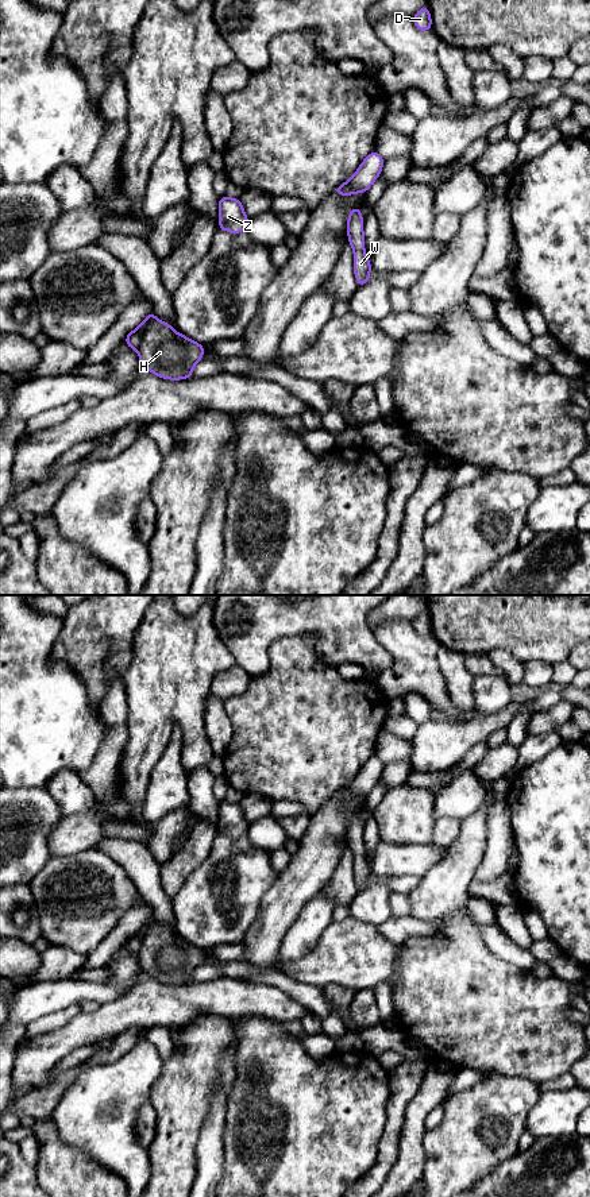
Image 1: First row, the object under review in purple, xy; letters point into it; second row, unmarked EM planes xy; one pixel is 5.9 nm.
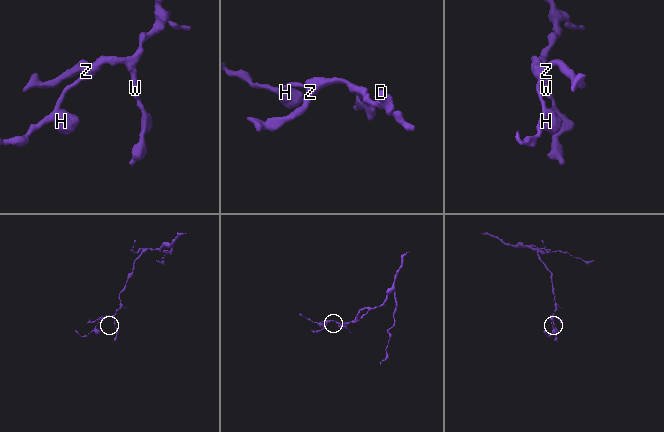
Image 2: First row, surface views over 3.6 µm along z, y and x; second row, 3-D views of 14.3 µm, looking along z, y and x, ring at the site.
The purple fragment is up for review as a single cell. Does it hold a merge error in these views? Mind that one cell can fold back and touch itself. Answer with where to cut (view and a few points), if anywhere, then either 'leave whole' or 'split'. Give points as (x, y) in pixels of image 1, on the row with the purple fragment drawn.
xy (155, 317), (149, 324), (137, 350) | split

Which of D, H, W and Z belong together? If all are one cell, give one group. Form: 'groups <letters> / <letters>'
groups D W Z / H

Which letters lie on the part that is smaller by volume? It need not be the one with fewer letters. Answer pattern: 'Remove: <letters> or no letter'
Remove: H

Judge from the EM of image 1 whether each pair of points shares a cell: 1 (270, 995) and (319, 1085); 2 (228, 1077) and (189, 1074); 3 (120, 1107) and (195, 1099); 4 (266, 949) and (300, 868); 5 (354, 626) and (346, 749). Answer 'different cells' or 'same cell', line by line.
1: different cells
2: different cells
3: different cells
4: same cell
5: different cells

